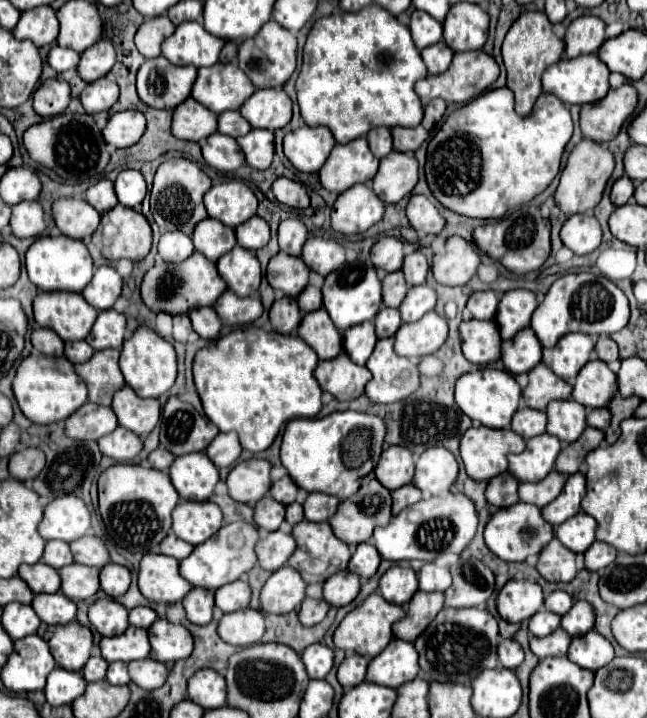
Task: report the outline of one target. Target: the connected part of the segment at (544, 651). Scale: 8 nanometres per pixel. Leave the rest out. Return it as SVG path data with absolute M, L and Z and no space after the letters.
M557 629L557 631L553 631L547 637L533 637L531 635L529 643L531 643L531 651L539 659L545 659L545 657L563 657L563 655L567 655L571 637L563 629Z

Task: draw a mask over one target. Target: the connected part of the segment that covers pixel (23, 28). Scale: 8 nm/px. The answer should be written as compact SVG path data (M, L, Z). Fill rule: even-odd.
M49 5L21 13L21 19L13 29L13 35L17 39L29 39L37 47L51 45L57 39L57 33L59 33L59 21Z

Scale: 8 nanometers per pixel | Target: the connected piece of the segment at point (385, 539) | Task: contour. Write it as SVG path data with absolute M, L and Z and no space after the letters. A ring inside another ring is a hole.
M447 493L431 499L417 501L417 505L411 505L409 509L403 509L399 515L391 519L387 527L377 527L373 531L373 543L383 559L389 561L435 561L435 557L441 551L447 551L451 547L451 553L461 553L465 545L473 539L477 531L477 513L471 499L467 499L463 493Z

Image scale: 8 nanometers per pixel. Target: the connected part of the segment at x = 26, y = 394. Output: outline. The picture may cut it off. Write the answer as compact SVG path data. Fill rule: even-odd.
M29 355L25 357L13 379L13 395L23 415L33 423L55 423L67 419L87 401L87 387L75 373L75 367L65 357Z

